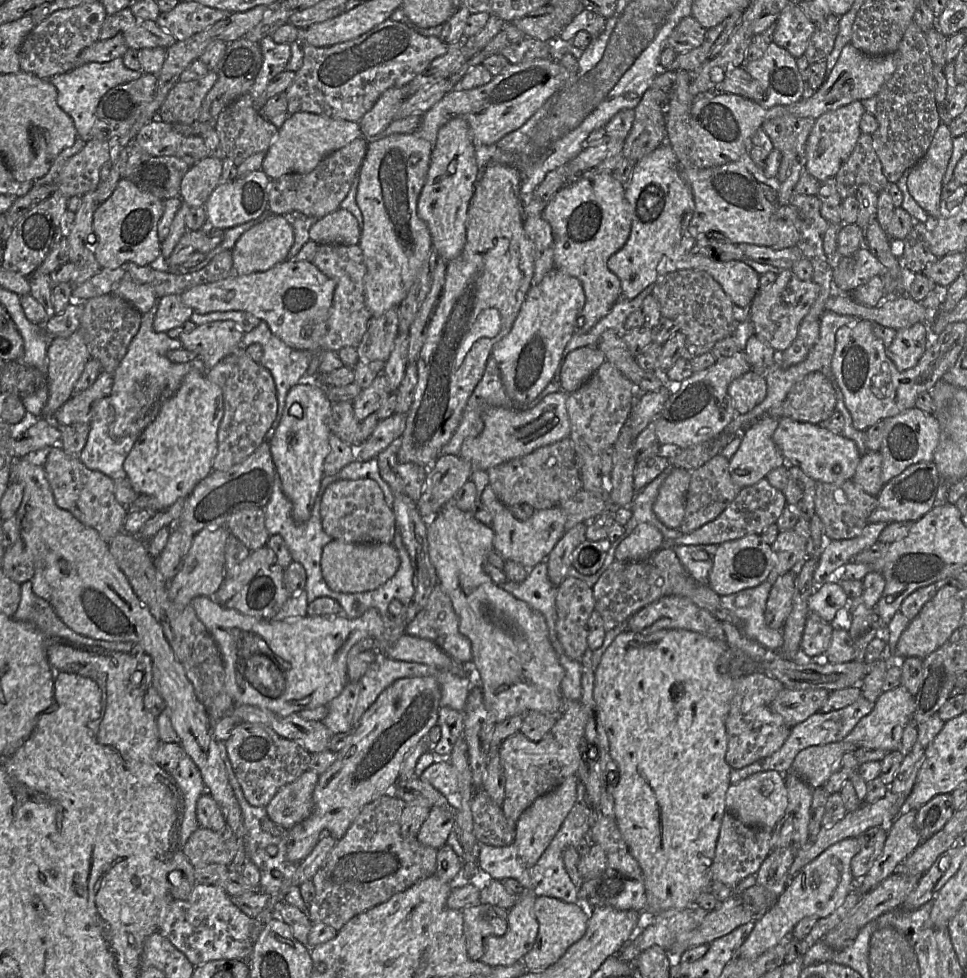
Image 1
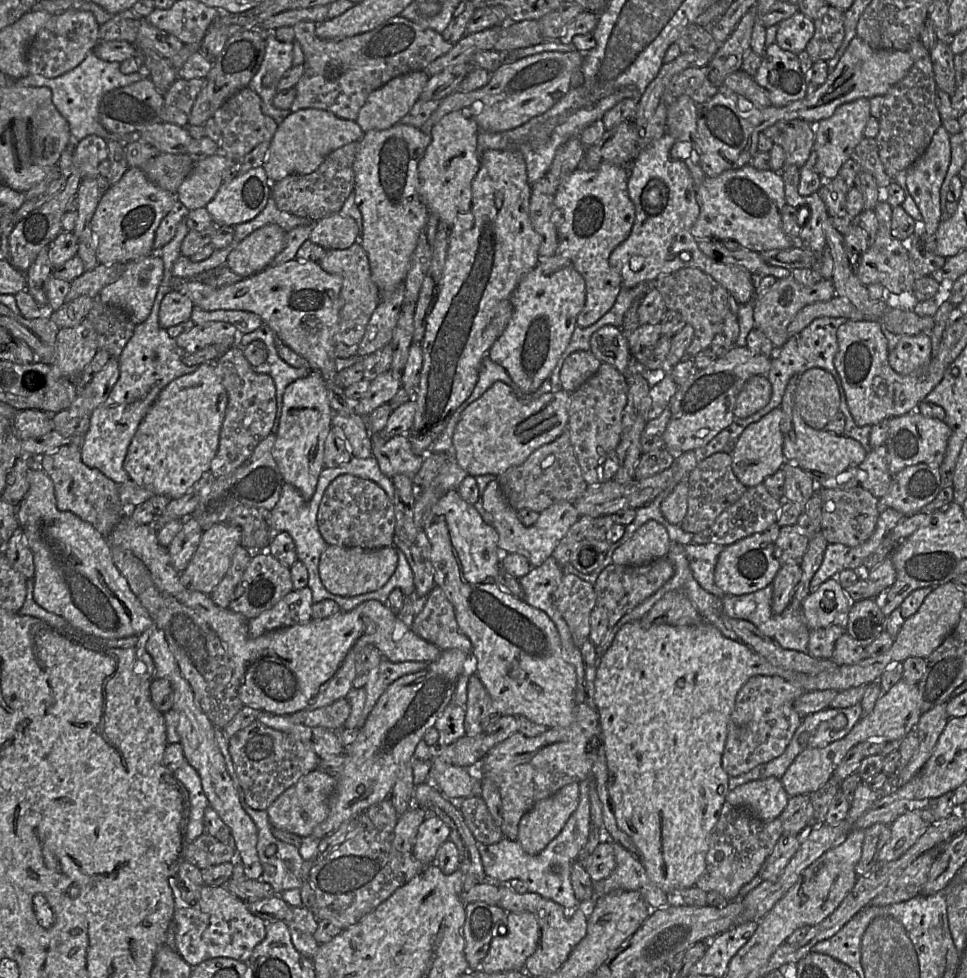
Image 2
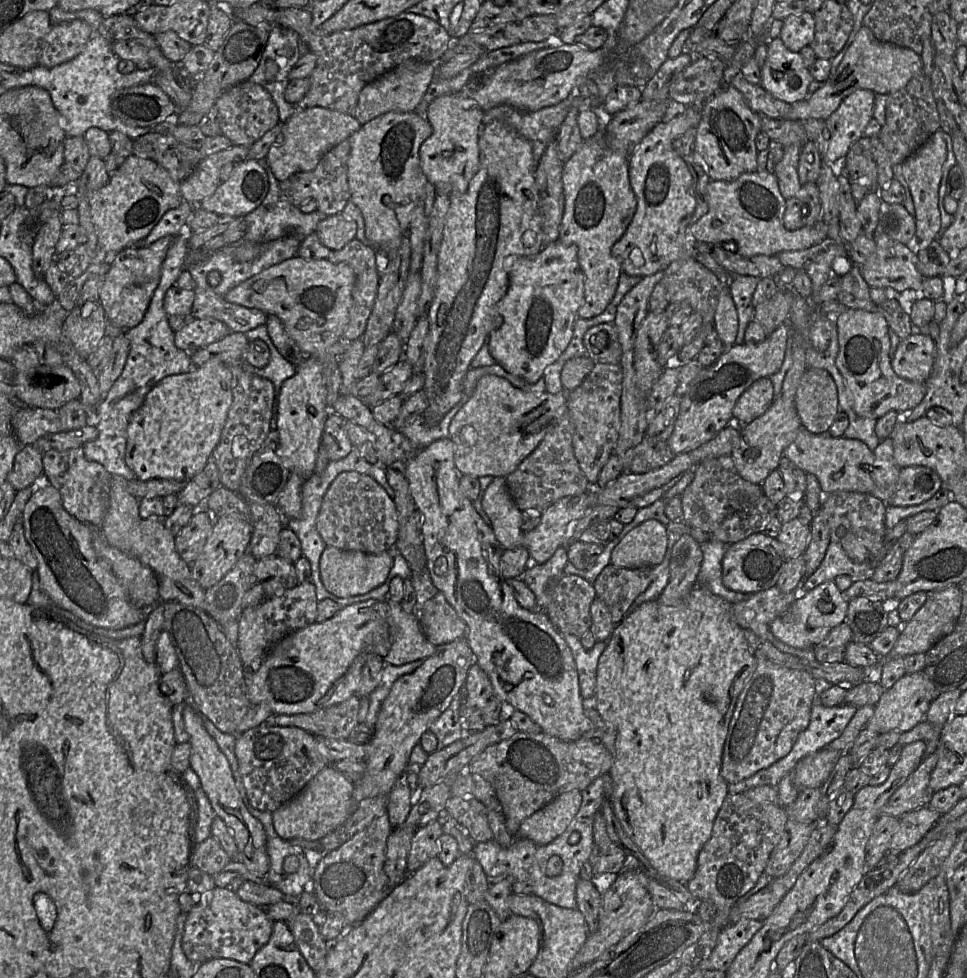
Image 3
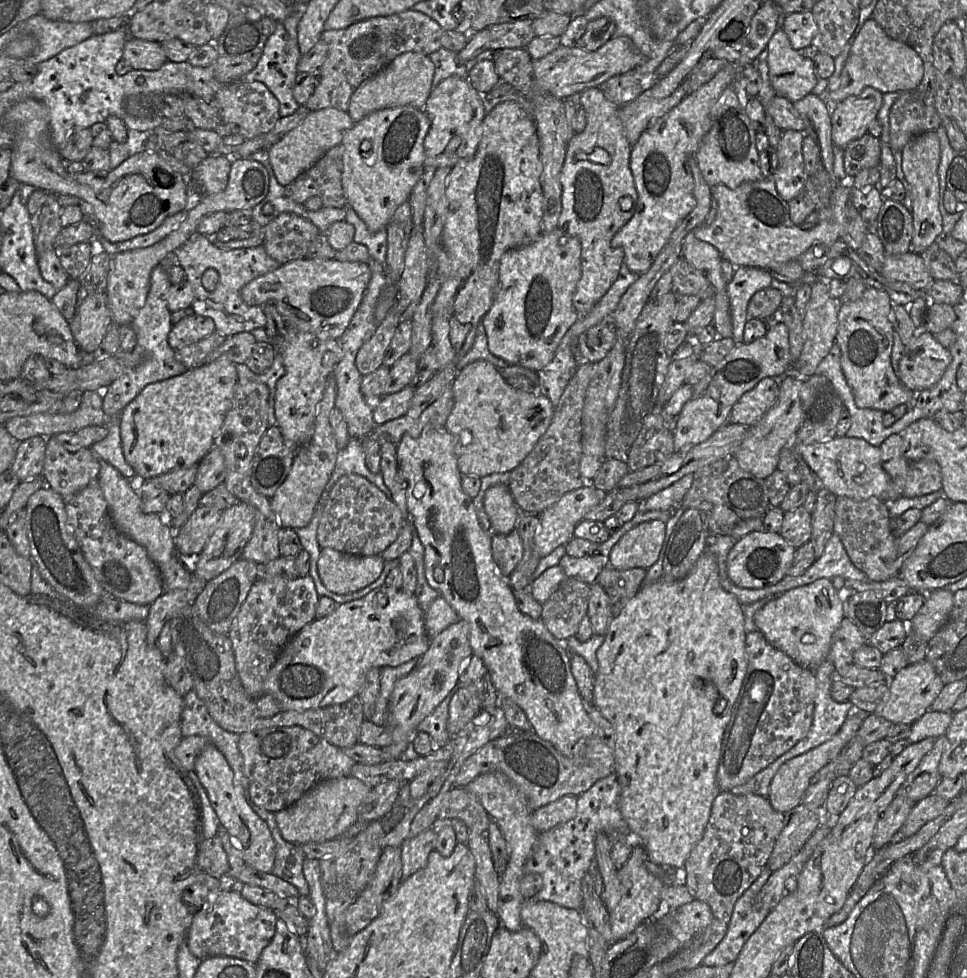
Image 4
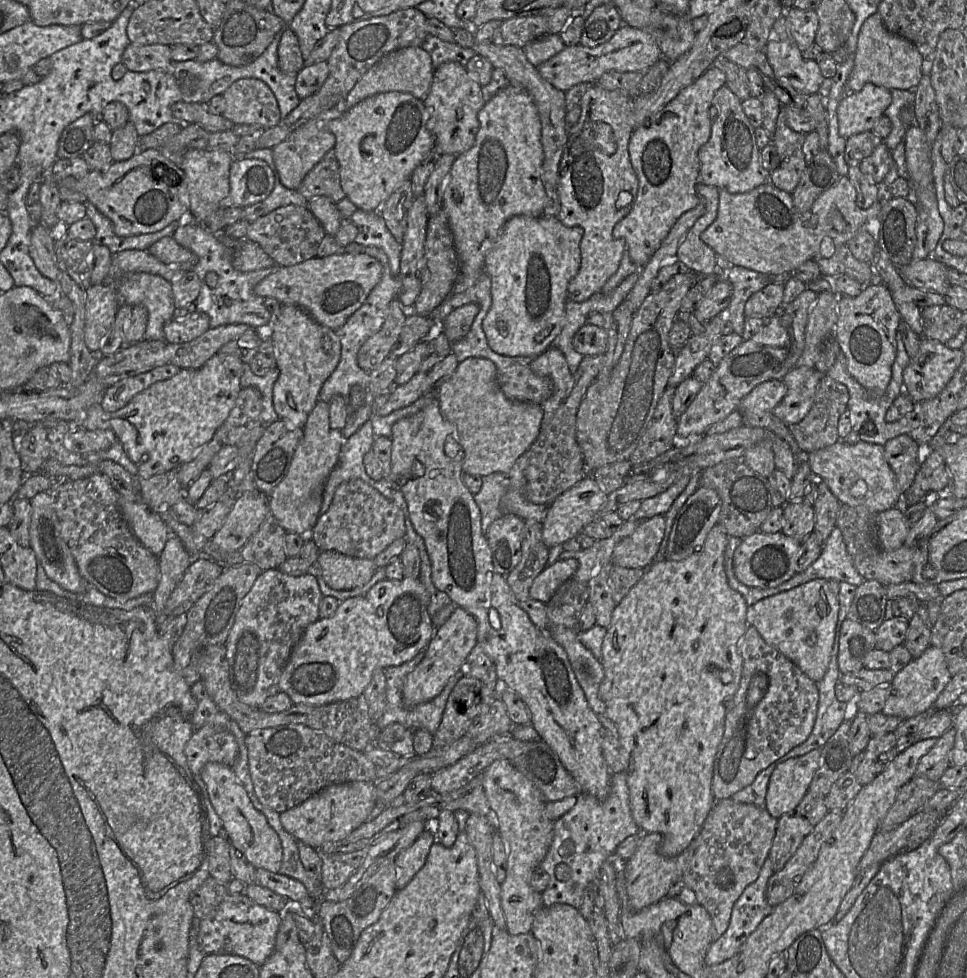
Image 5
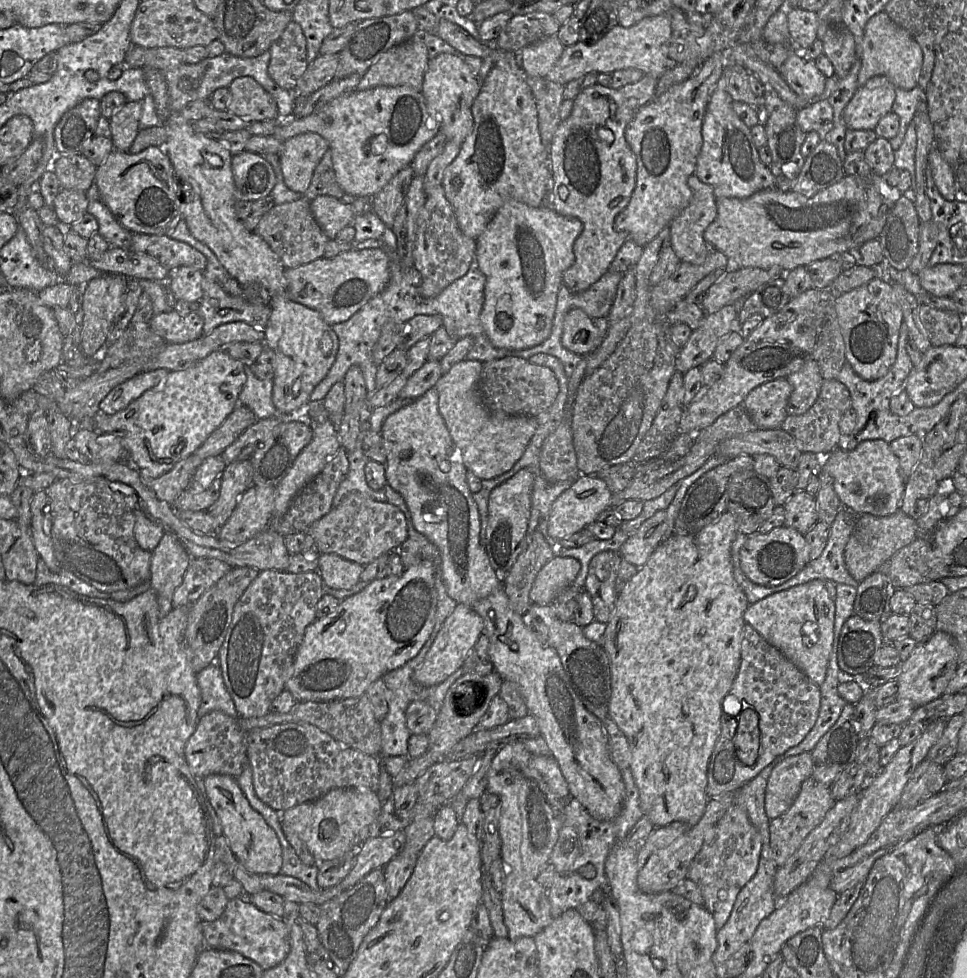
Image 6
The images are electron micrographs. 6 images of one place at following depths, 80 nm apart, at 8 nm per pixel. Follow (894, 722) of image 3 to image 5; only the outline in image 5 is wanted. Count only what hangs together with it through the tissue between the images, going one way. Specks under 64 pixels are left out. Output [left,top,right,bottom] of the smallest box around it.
[881,645,951,720]

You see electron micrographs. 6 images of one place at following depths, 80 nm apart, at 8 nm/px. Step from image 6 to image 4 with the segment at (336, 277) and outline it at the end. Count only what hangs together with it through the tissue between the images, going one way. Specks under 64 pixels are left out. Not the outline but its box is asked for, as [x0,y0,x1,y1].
[240,258,370,340]

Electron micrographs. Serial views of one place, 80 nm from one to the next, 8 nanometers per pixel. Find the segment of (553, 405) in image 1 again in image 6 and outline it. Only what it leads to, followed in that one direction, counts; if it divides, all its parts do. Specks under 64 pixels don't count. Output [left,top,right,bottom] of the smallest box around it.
[435,360,538,480]

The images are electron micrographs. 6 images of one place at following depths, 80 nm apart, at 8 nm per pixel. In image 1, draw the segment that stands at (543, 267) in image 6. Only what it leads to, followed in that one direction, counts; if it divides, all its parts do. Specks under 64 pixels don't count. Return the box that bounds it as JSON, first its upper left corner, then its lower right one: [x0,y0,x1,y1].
[491,268,585,404]

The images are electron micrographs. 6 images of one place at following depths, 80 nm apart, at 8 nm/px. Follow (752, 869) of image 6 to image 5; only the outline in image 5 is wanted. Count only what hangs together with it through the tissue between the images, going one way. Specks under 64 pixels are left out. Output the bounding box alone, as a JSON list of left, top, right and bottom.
[682,798,778,942]

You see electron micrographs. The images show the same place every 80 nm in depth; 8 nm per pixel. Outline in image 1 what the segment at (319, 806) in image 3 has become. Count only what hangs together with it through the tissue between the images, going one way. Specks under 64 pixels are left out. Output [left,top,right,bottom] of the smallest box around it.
[265,772,319,829]

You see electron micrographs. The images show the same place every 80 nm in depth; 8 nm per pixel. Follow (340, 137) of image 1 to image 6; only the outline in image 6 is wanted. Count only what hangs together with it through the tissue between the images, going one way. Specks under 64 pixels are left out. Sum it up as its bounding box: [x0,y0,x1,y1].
[278,132,328,194]

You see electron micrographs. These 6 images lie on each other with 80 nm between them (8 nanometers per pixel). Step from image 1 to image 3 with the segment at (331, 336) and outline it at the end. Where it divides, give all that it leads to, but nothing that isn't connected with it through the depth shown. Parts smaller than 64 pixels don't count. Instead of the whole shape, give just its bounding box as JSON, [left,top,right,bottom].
[327,238,381,341]

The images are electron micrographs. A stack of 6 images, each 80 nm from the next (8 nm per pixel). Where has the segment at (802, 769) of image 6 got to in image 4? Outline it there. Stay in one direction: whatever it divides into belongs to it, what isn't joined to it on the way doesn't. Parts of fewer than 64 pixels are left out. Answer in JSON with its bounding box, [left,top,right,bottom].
[768,708,867,813]

